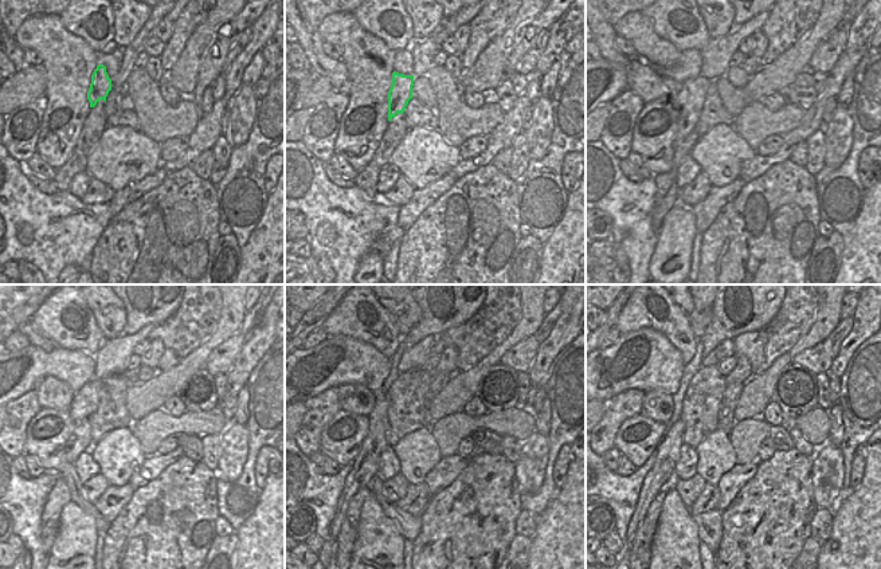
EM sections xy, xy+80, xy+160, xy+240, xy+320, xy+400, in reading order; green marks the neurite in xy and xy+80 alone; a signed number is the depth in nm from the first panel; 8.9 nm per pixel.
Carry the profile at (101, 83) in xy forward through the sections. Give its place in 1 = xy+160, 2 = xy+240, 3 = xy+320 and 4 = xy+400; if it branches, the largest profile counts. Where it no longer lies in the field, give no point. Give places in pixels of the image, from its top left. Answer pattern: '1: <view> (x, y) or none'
1: xy+160 (690, 98)
2: xy+240 (85, 401)
3: xy+320 (364, 467)
4: xy+400 (658, 478)

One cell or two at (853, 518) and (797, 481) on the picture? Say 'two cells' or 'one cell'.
two cells

